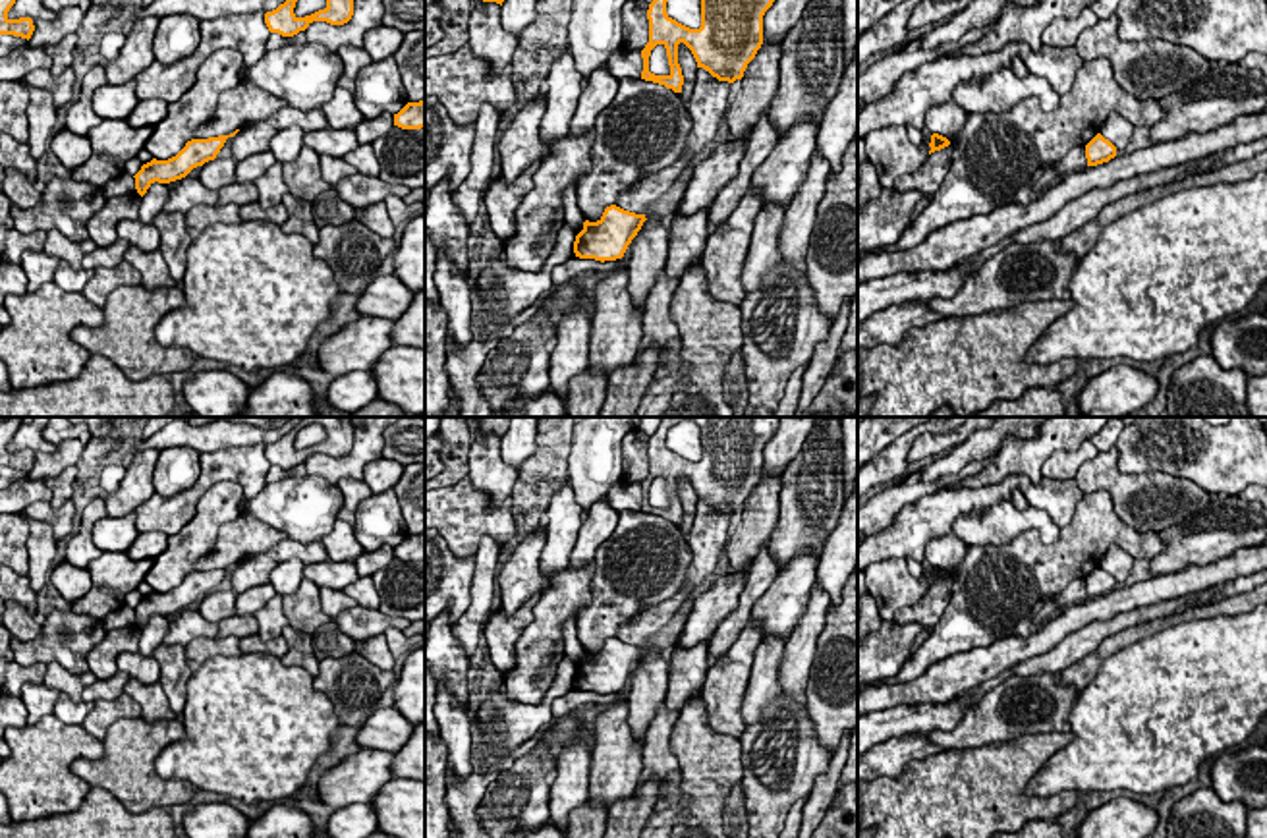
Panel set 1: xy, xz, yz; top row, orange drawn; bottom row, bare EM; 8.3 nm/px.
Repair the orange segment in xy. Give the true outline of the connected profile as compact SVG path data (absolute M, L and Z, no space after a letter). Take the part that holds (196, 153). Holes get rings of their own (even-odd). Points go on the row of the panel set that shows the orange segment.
M239 129L230 135L218 135L209 139L191 139L185 147L168 160L156 160L143 164L141 170L133 176L135 189L143 197L147 189L158 183L170 183L185 178L193 168L203 166L209 160L214 160L228 137L234 137Z

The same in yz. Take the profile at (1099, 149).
M1097 133L1085 145L1087 166L1097 166L1097 164L1109 162L1114 156L1116 156L1116 147L1109 139L1105 139L1101 133Z

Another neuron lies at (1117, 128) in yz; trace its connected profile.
M1112 110L1101 127L1101 135L1109 139L1116 151L1126 151L1134 135L1134 127L1136 126L1132 122Z

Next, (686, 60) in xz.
M684 42L678 44L678 64L684 75L684 85L678 97L682 98L684 104L688 104L693 95L693 87L697 79L697 62L691 50Z

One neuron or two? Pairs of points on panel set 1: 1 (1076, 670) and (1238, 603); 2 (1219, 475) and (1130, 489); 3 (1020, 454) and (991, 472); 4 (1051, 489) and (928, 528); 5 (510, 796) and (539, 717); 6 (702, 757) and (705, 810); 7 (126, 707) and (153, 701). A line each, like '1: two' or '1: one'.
1: one
2: two
3: one
4: one
5: two
6: one
7: two

